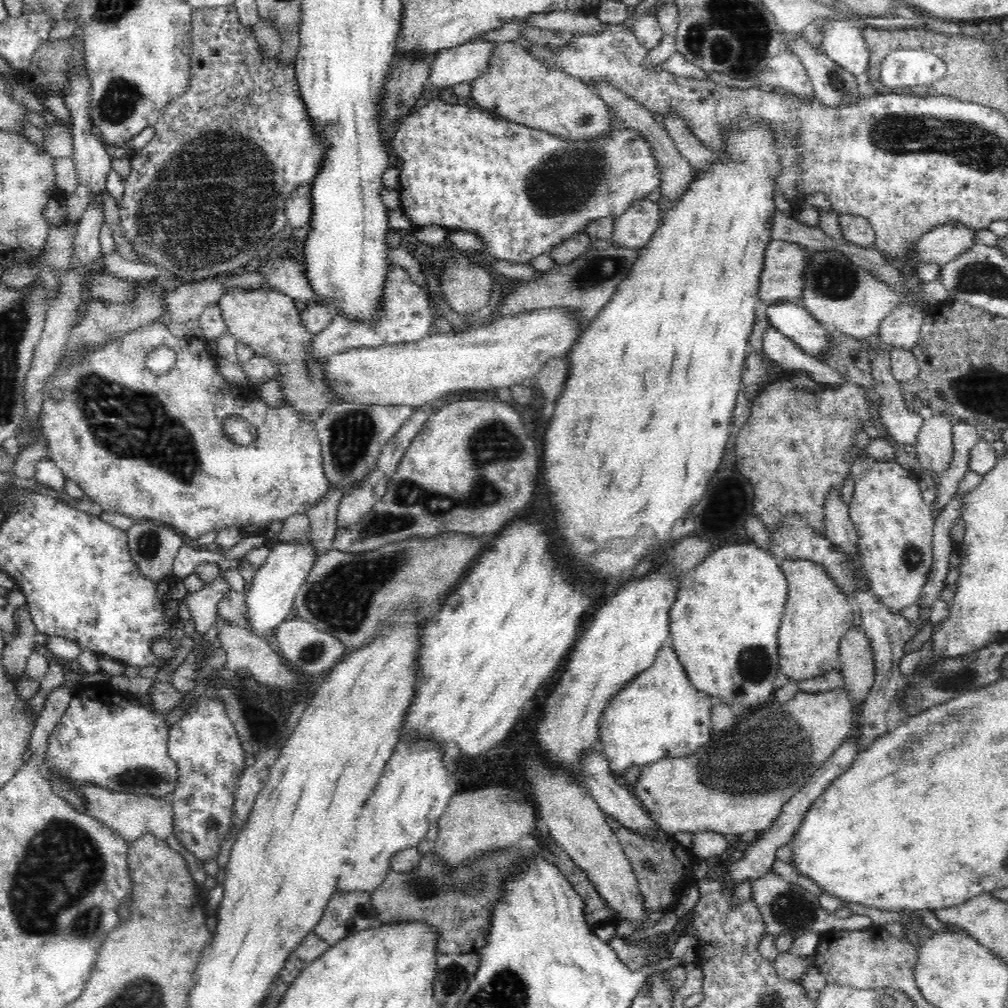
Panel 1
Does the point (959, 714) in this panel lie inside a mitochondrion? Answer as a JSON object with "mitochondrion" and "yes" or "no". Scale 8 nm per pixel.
{"mitochondrion":"yes"}

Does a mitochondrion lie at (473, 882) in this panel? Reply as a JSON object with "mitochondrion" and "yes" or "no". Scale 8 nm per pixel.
{"mitochondrion":"yes"}

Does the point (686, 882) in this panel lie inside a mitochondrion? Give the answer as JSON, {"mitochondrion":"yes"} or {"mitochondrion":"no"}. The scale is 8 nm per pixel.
{"mitochondrion":"no"}

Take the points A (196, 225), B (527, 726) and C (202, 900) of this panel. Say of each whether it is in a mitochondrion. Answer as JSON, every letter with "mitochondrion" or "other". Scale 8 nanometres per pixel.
{"A":"mitochondrion","B":"other","C":"other"}

